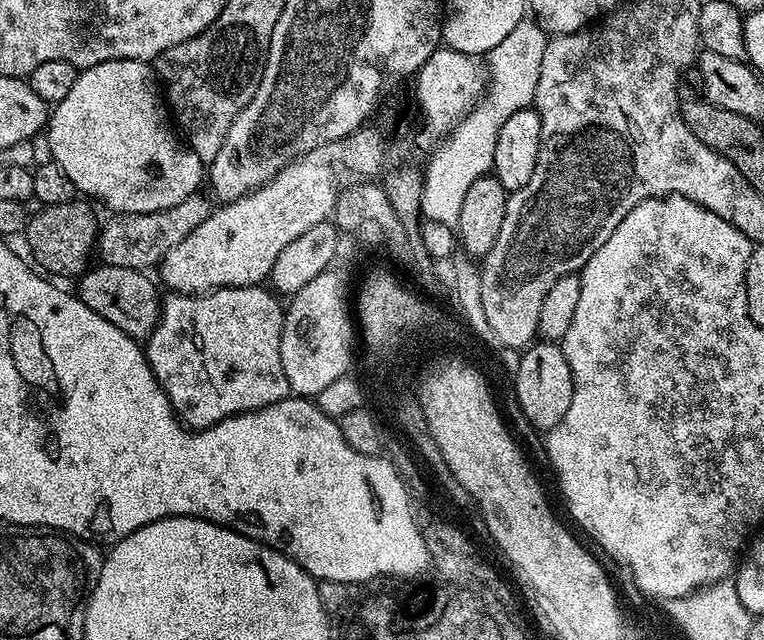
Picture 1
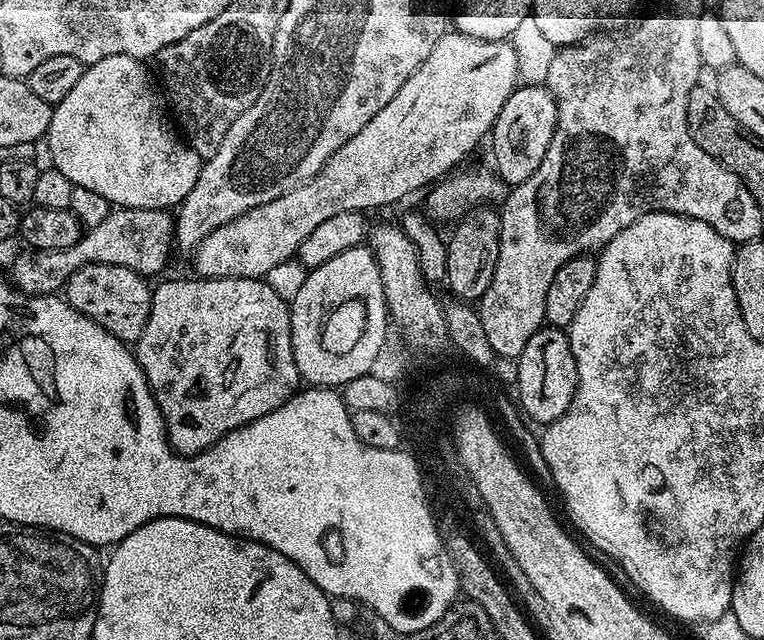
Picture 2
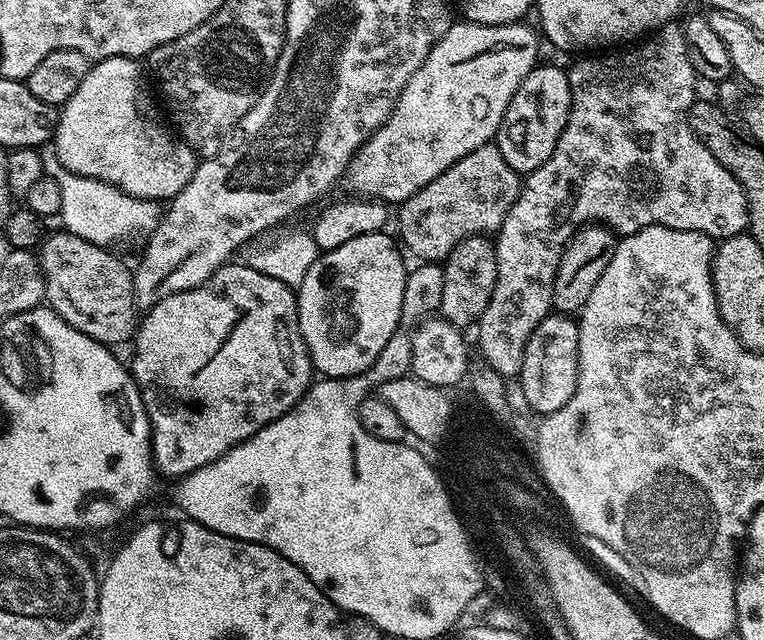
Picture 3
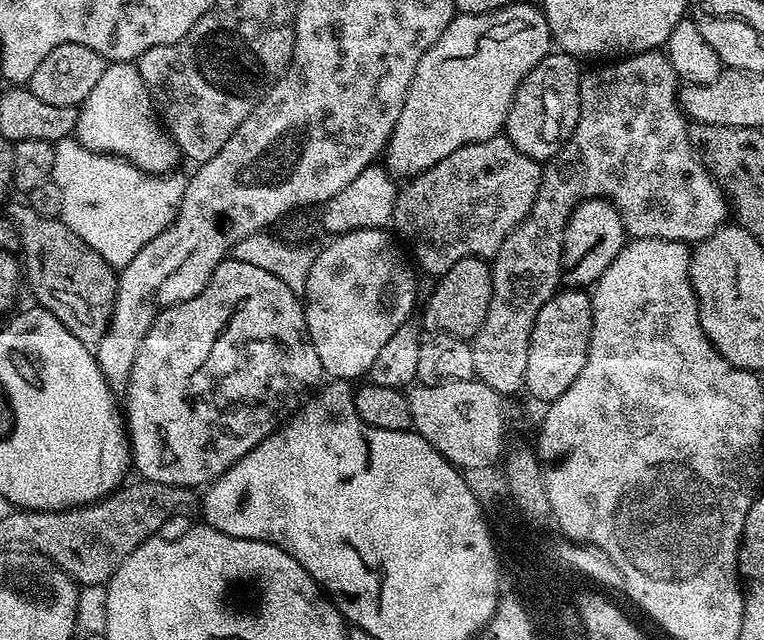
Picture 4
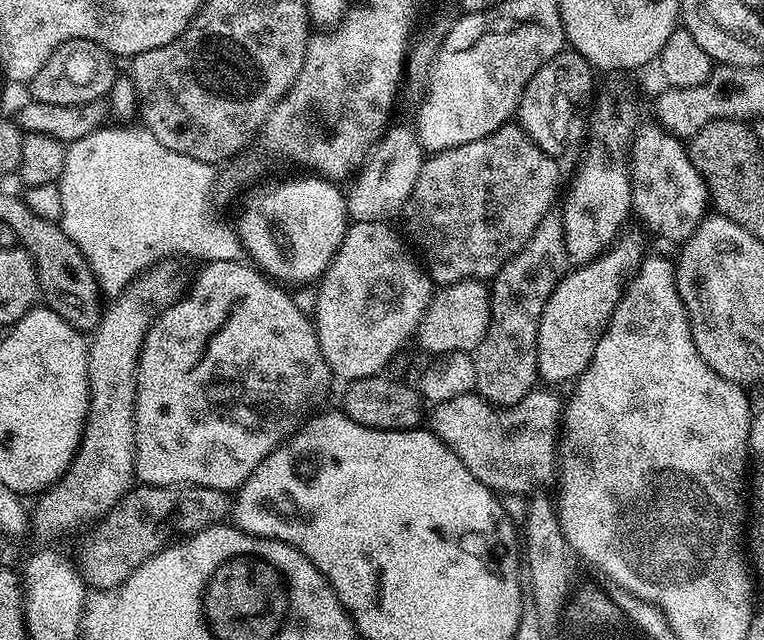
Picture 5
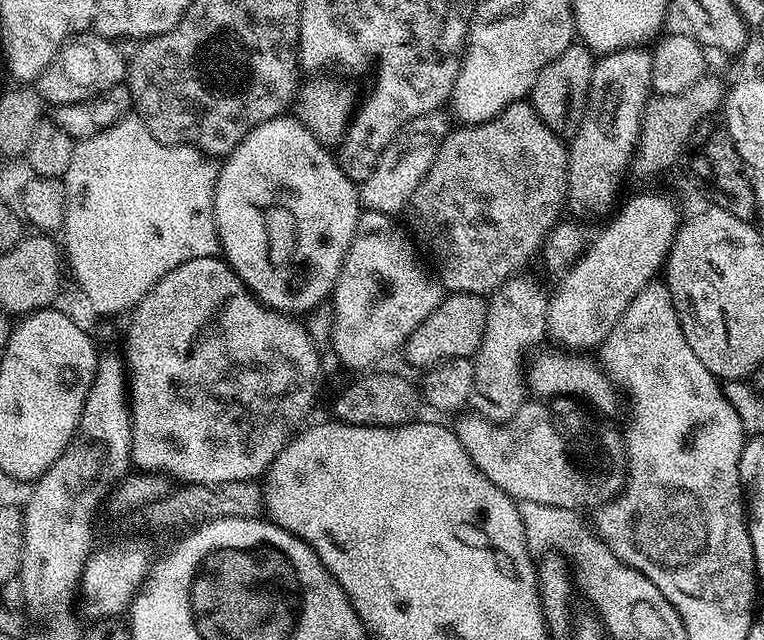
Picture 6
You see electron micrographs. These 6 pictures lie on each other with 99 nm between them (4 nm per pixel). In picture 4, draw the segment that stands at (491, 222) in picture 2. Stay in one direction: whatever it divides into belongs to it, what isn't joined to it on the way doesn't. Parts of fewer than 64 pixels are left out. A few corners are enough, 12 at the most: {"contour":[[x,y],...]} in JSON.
{"contour":[[454,262],[424,304],[423,327],[471,341],[490,310],[492,269]]}

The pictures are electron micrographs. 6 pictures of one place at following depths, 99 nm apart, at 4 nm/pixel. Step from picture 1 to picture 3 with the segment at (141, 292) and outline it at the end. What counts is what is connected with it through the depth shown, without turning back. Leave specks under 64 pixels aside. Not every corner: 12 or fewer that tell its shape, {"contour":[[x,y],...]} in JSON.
{"contour":[[67,230],[38,245],[47,307],[99,344],[138,327],[133,269]]}

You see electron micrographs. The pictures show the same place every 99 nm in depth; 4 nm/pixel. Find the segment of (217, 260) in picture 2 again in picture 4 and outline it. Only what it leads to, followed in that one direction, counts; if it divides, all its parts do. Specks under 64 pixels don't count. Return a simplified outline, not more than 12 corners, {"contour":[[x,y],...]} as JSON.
{"contour":[[543,7],[457,14],[388,140],[411,178],[501,135],[553,48]]}

